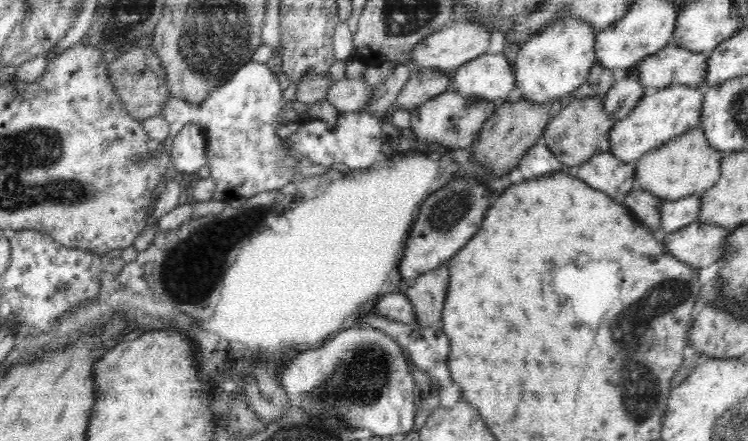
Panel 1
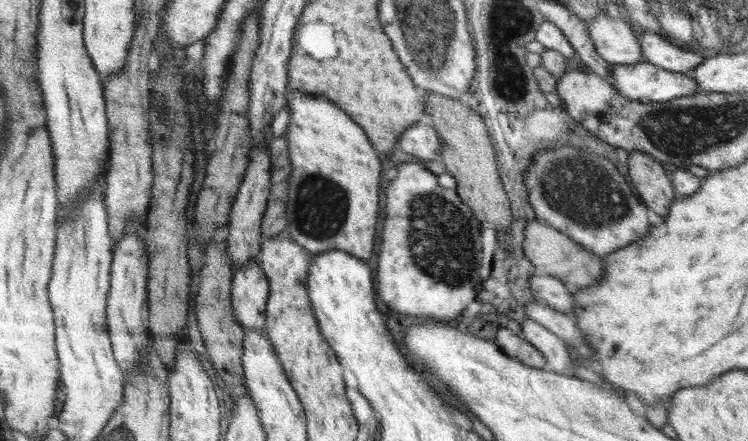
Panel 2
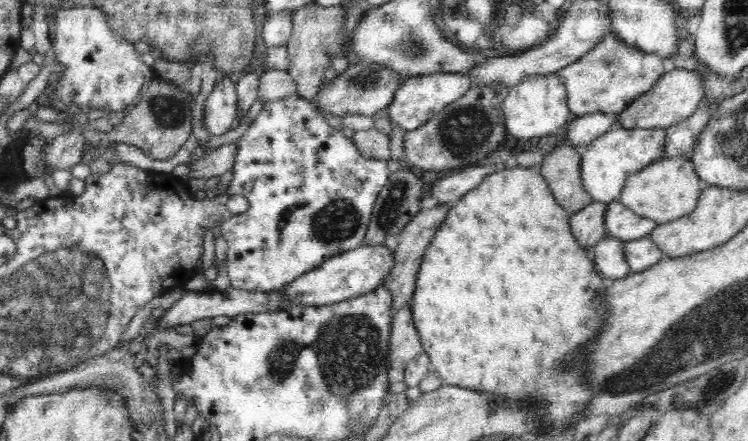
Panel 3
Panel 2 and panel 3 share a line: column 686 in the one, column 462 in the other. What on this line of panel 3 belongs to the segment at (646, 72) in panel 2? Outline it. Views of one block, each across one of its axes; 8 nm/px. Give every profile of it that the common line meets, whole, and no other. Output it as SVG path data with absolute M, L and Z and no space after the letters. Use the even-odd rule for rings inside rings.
M436 73L410 77L398 88L394 100L390 102L385 114L394 127L404 131L414 131L426 125L438 112L447 105L464 97L472 87L470 74L466 73Z

